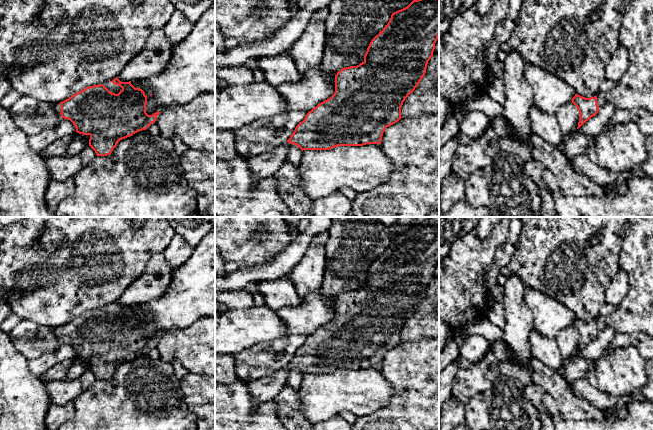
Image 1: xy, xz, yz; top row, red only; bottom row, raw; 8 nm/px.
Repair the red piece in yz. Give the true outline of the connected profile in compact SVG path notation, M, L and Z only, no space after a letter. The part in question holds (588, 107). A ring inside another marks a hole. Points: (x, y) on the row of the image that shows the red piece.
M575 94L571 101L579 111L580 119L578 122L578 129L586 121L588 121L591 117L595 116L598 113L599 108L606 100L604 94L599 94L590 98L585 98L578 94Z

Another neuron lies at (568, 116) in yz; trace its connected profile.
M569 101L559 107L556 115L563 135L577 131L580 119L577 107Z

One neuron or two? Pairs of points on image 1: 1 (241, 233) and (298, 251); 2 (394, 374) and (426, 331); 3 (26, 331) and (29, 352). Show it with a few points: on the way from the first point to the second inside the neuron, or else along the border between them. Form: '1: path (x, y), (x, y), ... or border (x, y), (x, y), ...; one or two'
1: border (294, 235), (293, 239), (267, 262); two
2: border (428, 338), (402, 341); two
3: path (27, 336), (29, 338), (29, 347); one

